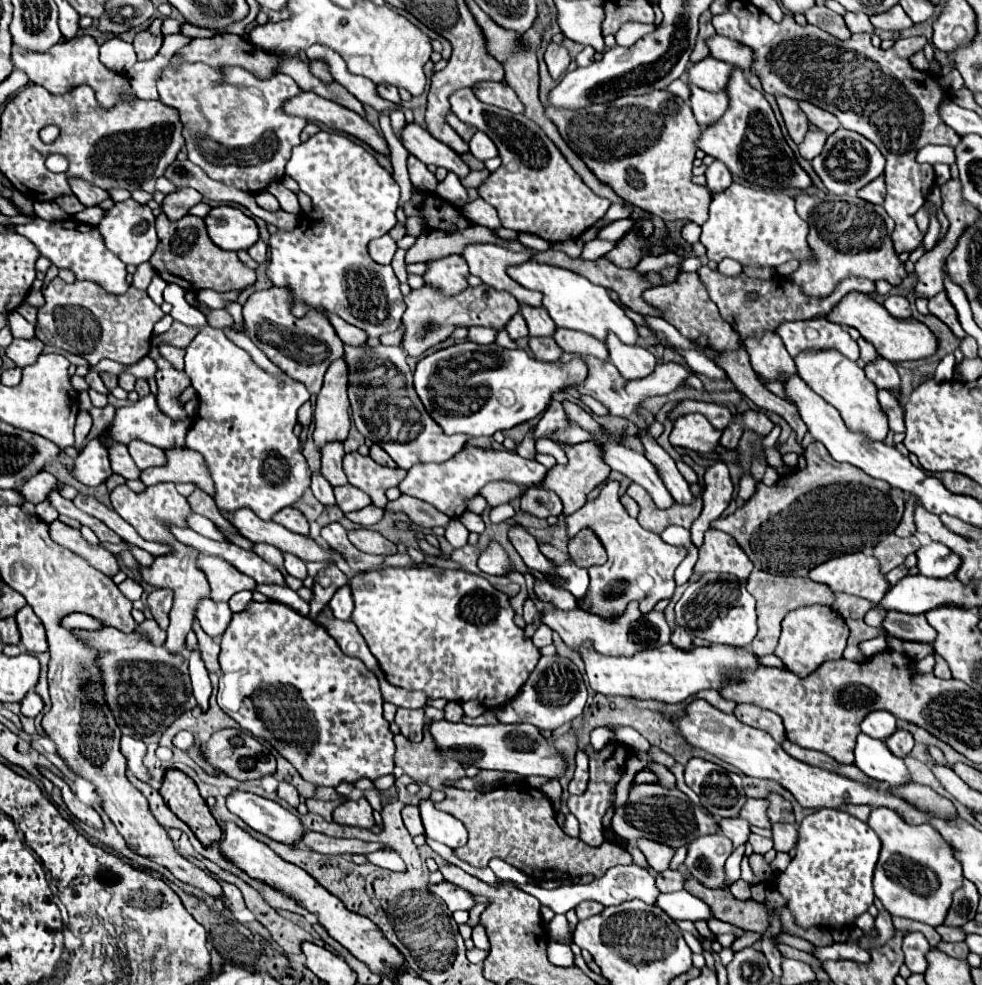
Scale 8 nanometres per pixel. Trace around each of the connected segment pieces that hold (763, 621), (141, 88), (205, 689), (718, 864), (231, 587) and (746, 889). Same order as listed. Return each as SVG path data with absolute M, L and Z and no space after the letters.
M753 569L749 579L747 579L747 591L757 599L757 615L759 615L759 633L751 643L751 649L763 657L763 655L771 655L777 647L779 641L779 633L781 633L781 621L783 617L799 607L799 605L831 605L833 603L833 593L827 585L823 583L815 583L807 577L783 577L783 575L771 575L759 569Z
M165 35L161 51L149 59L149 61L137 61L127 77L131 81L131 87L135 91L135 96L142 100L159 100L159 91L156 87L156 79L159 77L159 71L169 65L173 53L181 49L185 43L189 43L189 37L183 35Z
M193 649L189 653L189 675L191 675L191 685L193 685L193 695L199 707L207 711L209 695L211 695L211 681L209 681L209 671L203 665L199 649Z
M721 833L699 837L695 839L695 843L689 845L685 865L689 873L695 875L697 881L717 889L725 883L723 863L731 855L731 851L733 851L731 841Z
M201 555L197 565L203 567L203 571L209 579L209 585L211 585L211 597L215 601L229 601L233 593L257 587L255 579L251 579L249 575L235 569L223 557Z
M739 879L737 883L731 885L731 895L735 899L749 899L751 897L751 887L743 879Z

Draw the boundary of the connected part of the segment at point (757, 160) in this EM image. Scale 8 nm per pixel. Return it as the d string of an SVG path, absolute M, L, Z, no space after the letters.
M733 69L727 95L729 95L727 113L717 123L701 131L701 139L697 141L697 147L703 149L707 155L715 157L717 161L725 163L733 175L763 189L775 189L775 191L785 187L809 189L813 185L811 177L797 163L791 147L787 145L781 133L781 127L775 119L771 105L767 103L761 91L753 89L747 83L741 69Z

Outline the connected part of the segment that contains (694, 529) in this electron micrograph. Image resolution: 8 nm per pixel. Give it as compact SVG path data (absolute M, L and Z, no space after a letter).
M715 461L705 469L703 475L705 493L703 493L703 511L691 525L691 539L697 547L703 543L703 533L709 529L709 523L715 521L731 503L735 495L735 483L731 479L729 467L723 461Z

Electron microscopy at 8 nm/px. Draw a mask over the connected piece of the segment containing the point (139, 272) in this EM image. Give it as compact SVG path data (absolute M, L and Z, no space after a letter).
M149 261L142 263L137 267L136 272L133 274L132 286L139 290L146 290L149 286L155 271Z

